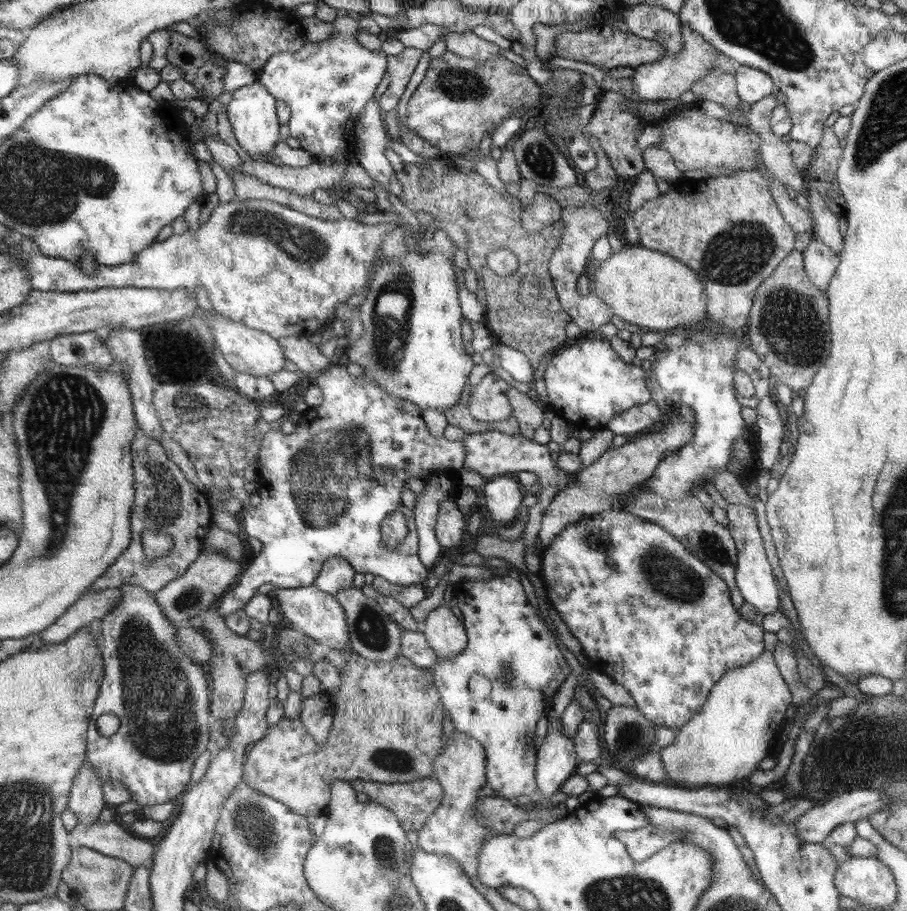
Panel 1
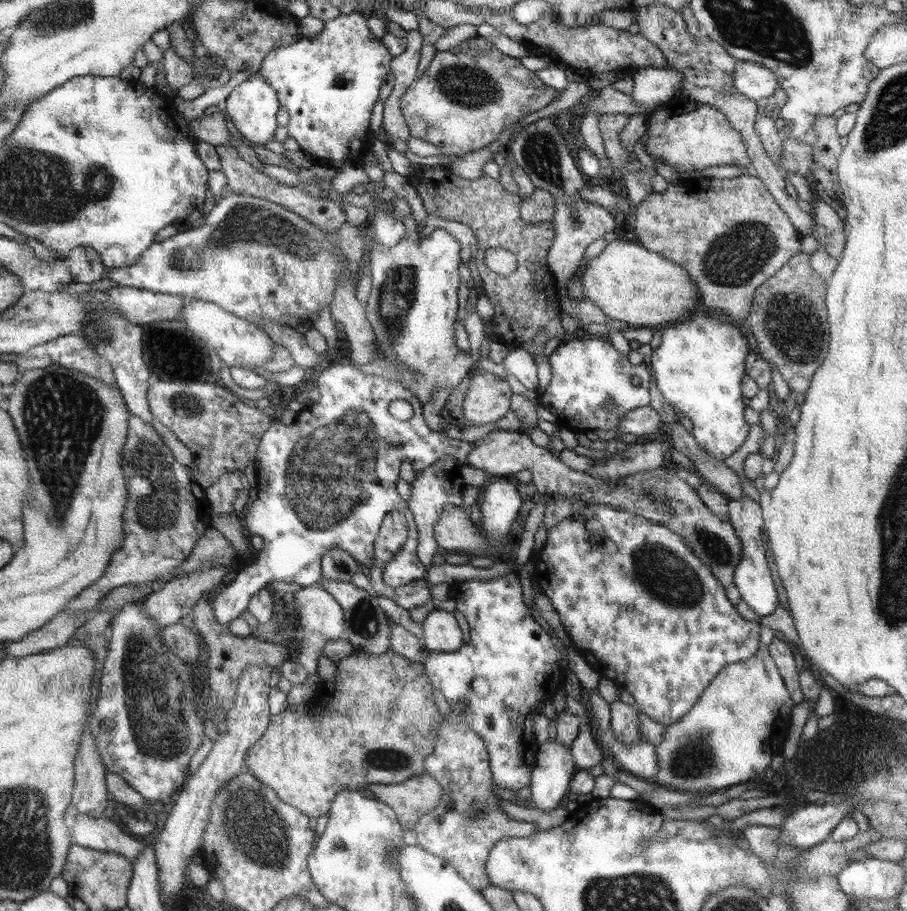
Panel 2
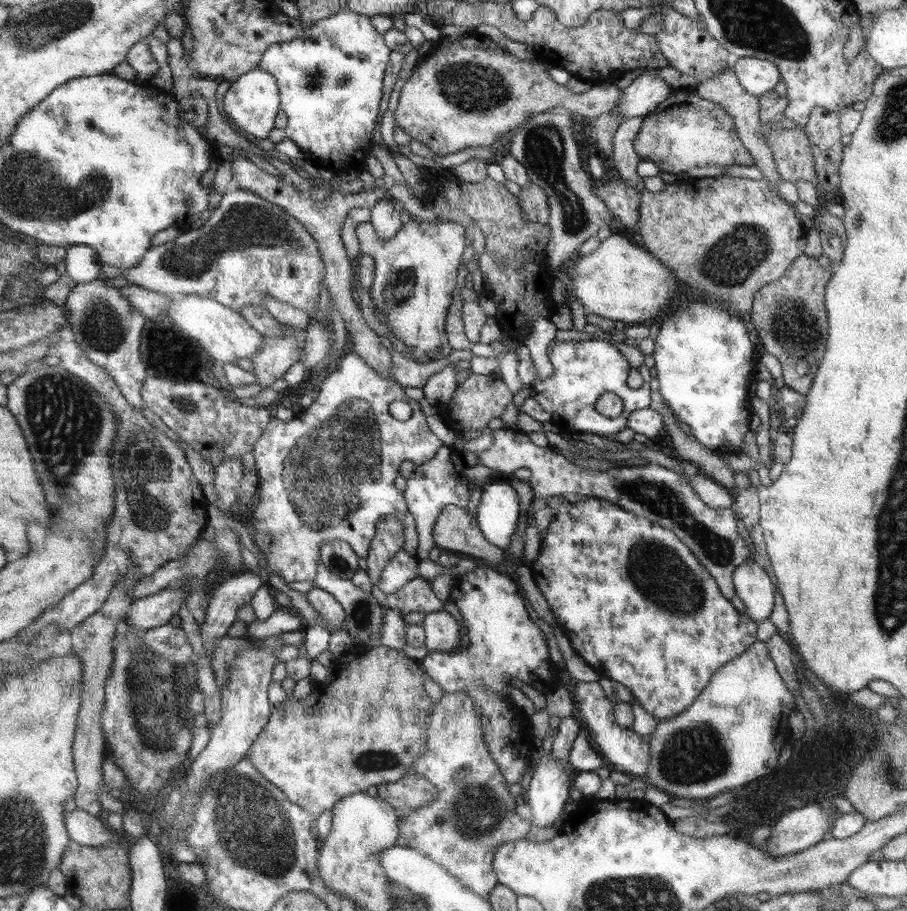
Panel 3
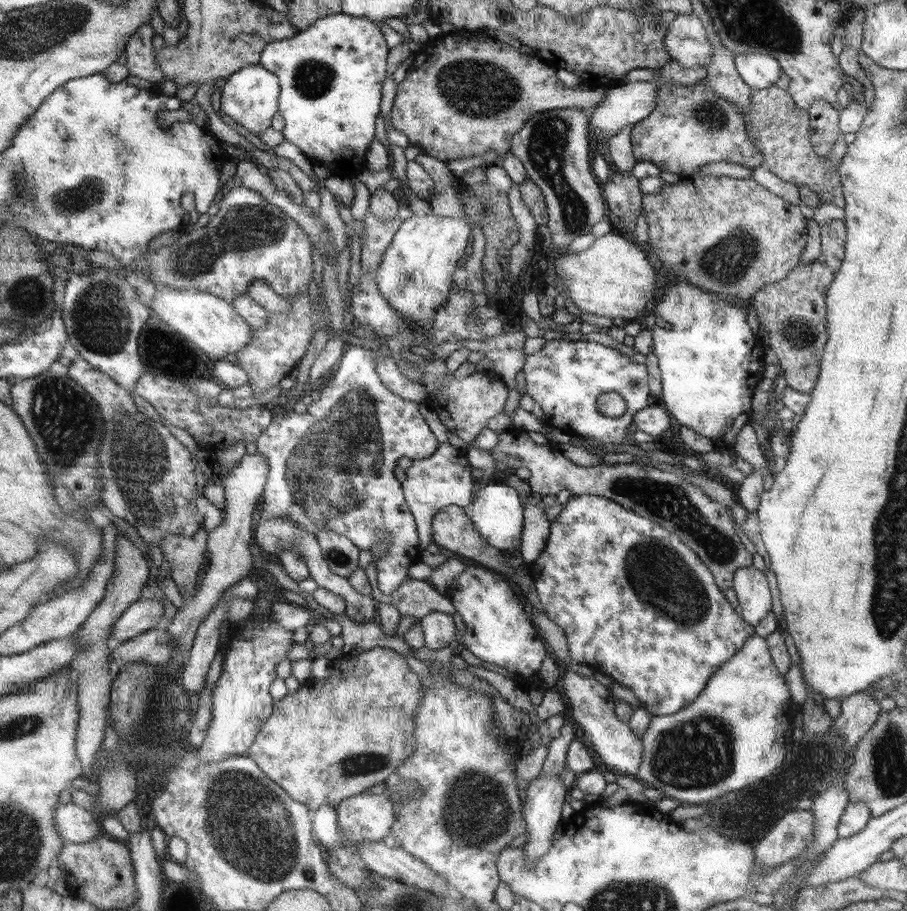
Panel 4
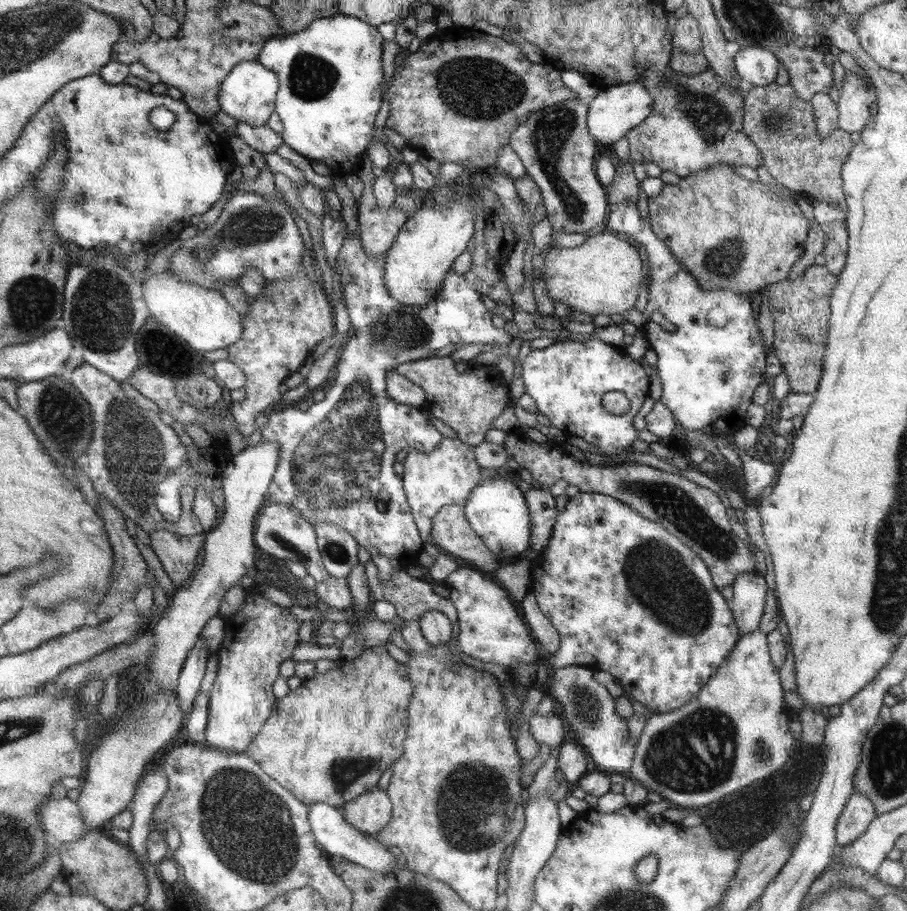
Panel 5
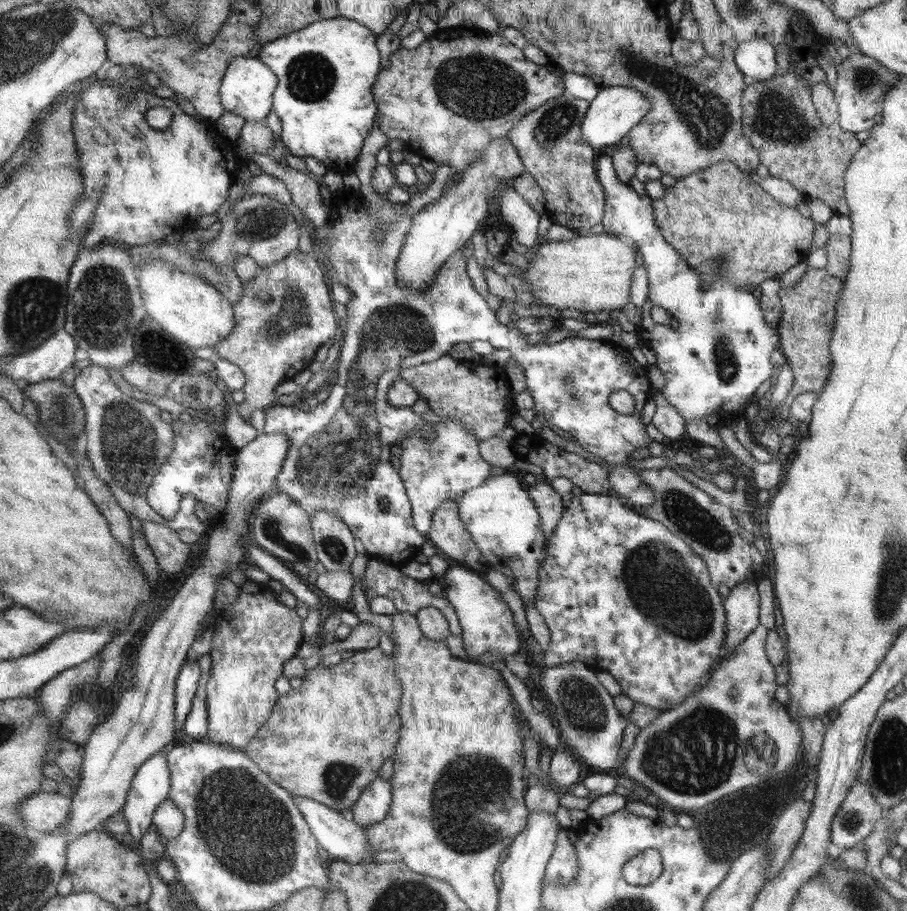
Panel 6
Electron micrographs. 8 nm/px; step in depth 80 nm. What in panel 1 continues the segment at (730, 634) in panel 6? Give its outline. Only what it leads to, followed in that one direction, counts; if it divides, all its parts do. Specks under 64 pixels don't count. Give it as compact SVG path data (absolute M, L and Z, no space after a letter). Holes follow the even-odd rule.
M728 504L727 528L734 539L737 550L737 565L735 581L745 602L754 606L760 614L772 614L781 608L780 588L772 573L772 566L768 563L764 543L758 528L758 520L754 508L740 504Z

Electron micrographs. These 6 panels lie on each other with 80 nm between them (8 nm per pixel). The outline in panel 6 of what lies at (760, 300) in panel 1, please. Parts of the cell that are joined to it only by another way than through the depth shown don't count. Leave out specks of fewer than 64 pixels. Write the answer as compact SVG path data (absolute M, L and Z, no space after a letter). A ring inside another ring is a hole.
M810 268L794 286L780 287L782 311L776 327L778 348L787 362L787 367L793 372L793 385L788 397L783 400L781 420L793 420L789 406L795 396L803 392L819 393L824 388L832 364L829 342L835 321L835 306L842 289L843 280L832 276L824 268Z

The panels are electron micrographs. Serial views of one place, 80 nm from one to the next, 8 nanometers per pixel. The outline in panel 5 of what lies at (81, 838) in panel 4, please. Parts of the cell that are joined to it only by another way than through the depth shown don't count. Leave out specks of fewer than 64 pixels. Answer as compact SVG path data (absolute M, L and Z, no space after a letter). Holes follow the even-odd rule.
M67 796L59 800L54 799L54 797L49 798L40 807L39 812L39 819L41 820L43 829L49 838L57 844L80 840L85 834L92 831L87 827L83 812L80 810L78 803L73 799L69 799Z

